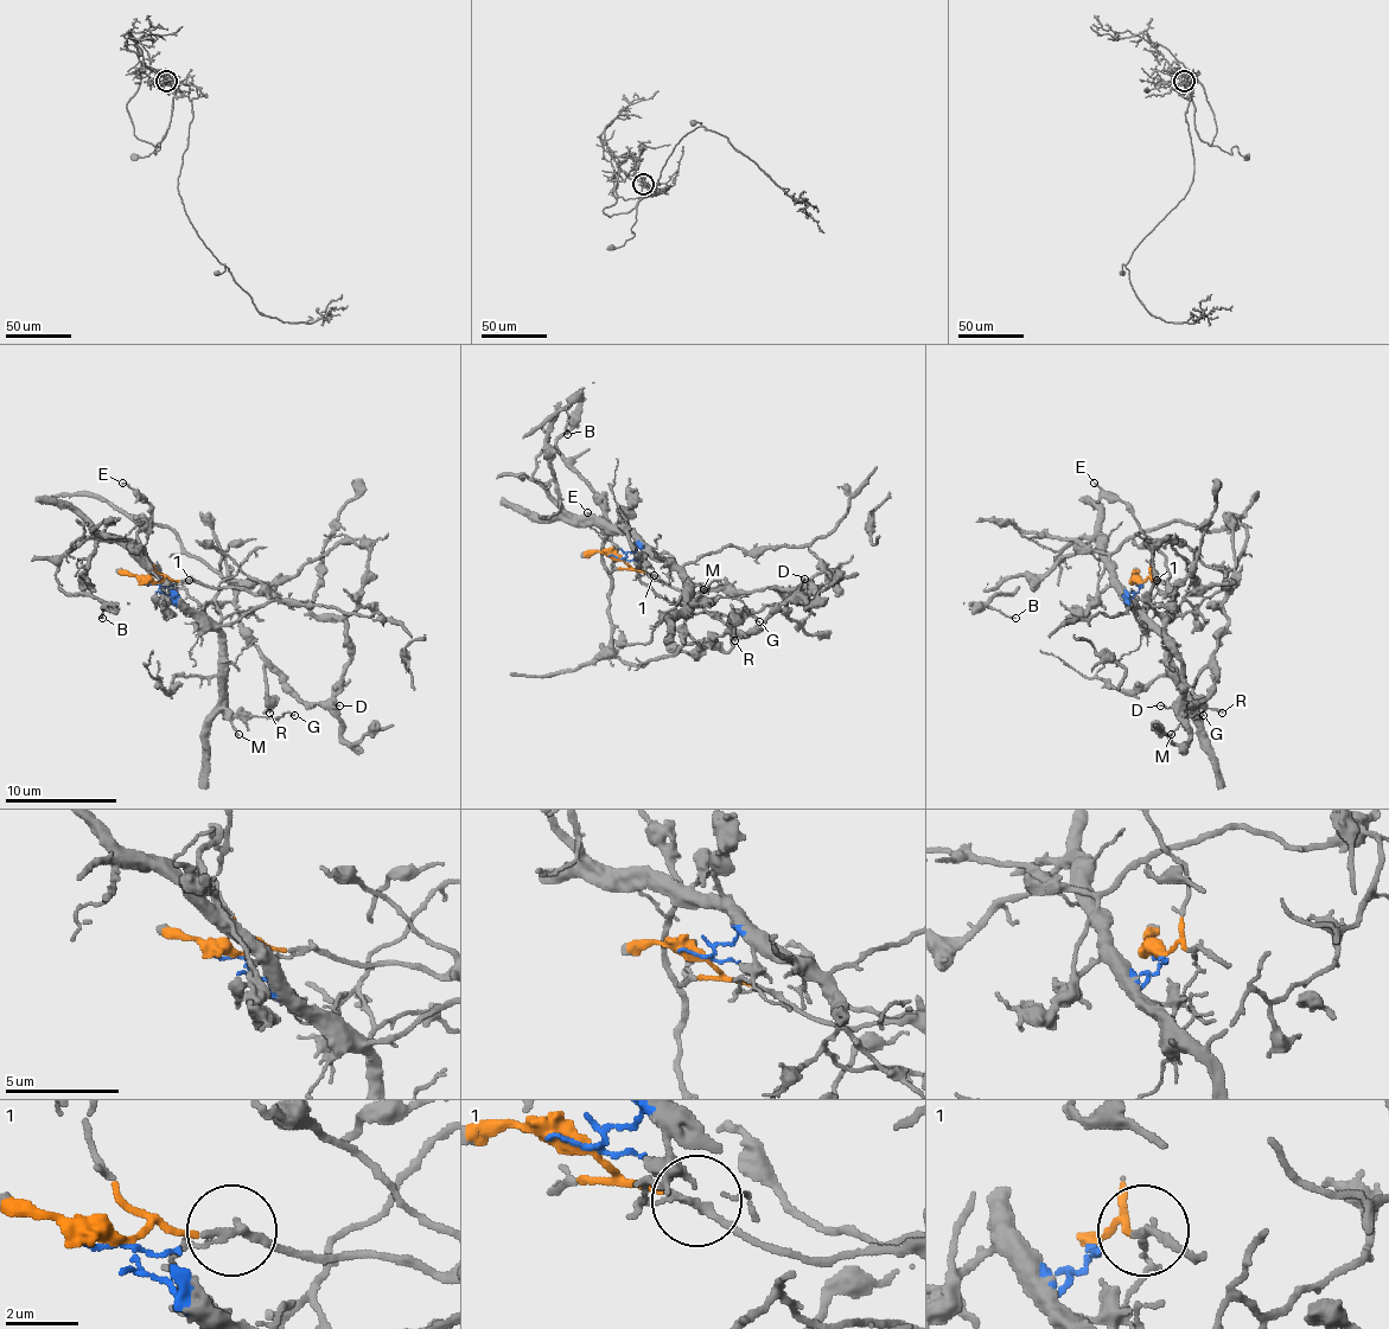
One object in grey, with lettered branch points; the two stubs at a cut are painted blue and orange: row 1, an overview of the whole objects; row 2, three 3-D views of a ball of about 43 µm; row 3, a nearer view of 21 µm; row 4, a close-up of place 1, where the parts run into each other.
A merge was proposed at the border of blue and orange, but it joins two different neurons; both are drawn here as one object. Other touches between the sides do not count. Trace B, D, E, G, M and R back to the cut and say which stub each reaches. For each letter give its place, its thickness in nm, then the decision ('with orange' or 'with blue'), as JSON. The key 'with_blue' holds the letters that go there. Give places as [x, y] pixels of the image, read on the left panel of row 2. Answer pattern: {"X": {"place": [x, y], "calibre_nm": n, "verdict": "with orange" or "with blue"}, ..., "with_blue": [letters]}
{"B": {"place": [102, 618], "calibre_nm": 110, "verdict": "with blue"}, "D": {"place": [339, 705], "calibre_nm": 110, "verdict": "with orange"}, "E": {"place": [122, 483], "calibre_nm": 110, "verdict": "with orange"}, "G": {"place": [294, 715], "calibre_nm": 120, "verdict": "with blue"}, "M": {"place": [239, 734], "calibre_nm": 130, "verdict": "with blue"}, "R": {"place": [269, 713], "calibre_nm": 140, "verdict": "with orange"}, "with_blue": ["B", "G", "M"]}

